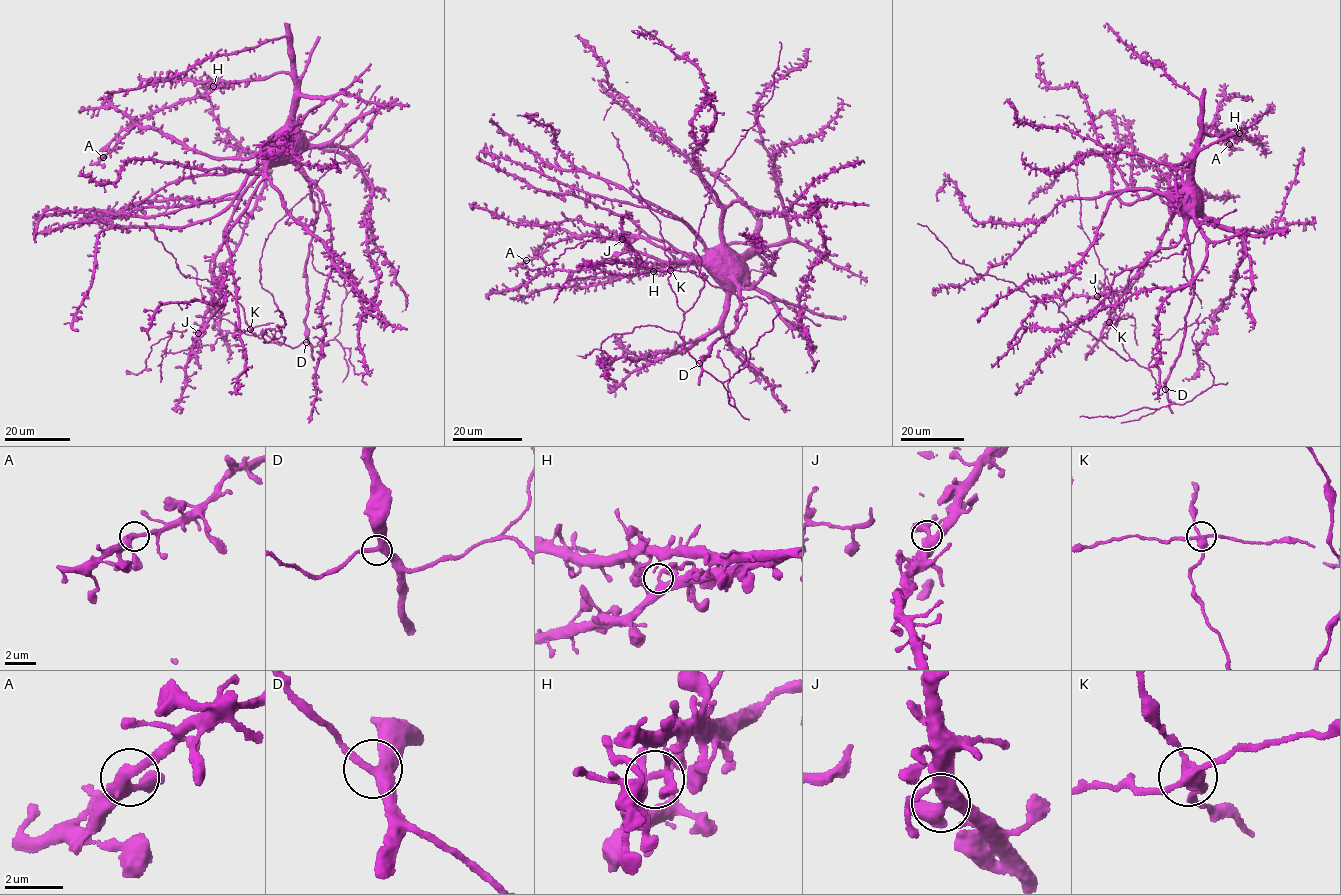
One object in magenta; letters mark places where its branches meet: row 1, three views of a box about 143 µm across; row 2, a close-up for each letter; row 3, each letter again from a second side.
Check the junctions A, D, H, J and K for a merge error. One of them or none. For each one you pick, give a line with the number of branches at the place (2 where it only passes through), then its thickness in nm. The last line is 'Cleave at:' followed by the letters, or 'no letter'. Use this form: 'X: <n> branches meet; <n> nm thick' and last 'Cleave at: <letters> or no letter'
K: 4 branches meet; 320 nm thick
Cleave at: K

